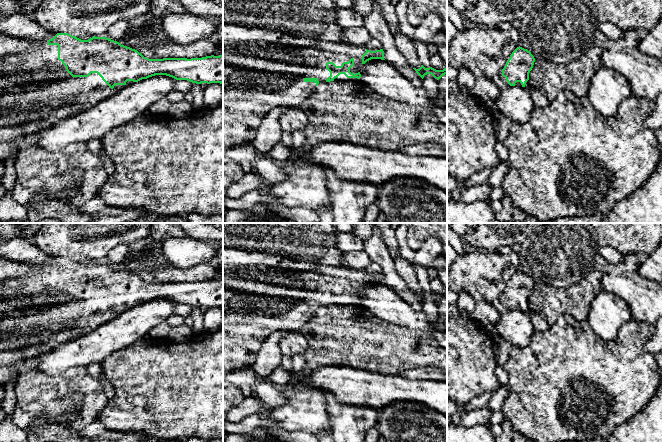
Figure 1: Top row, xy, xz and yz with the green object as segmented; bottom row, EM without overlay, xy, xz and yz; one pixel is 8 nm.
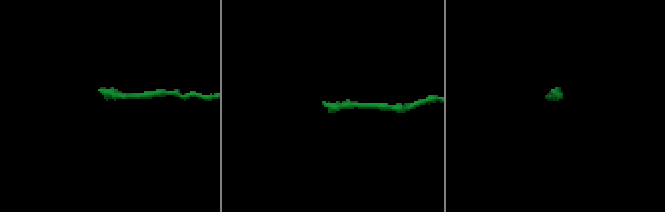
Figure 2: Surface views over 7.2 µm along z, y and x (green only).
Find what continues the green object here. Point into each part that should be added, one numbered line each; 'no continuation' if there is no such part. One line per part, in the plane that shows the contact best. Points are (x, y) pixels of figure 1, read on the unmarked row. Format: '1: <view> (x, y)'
1: xy (37, 316)

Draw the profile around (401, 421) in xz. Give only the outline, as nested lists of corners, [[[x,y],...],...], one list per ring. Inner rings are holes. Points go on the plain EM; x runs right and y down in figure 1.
[[[415,402],[381,408],[376,427],[385,442],[447,442],[447,417]]]

